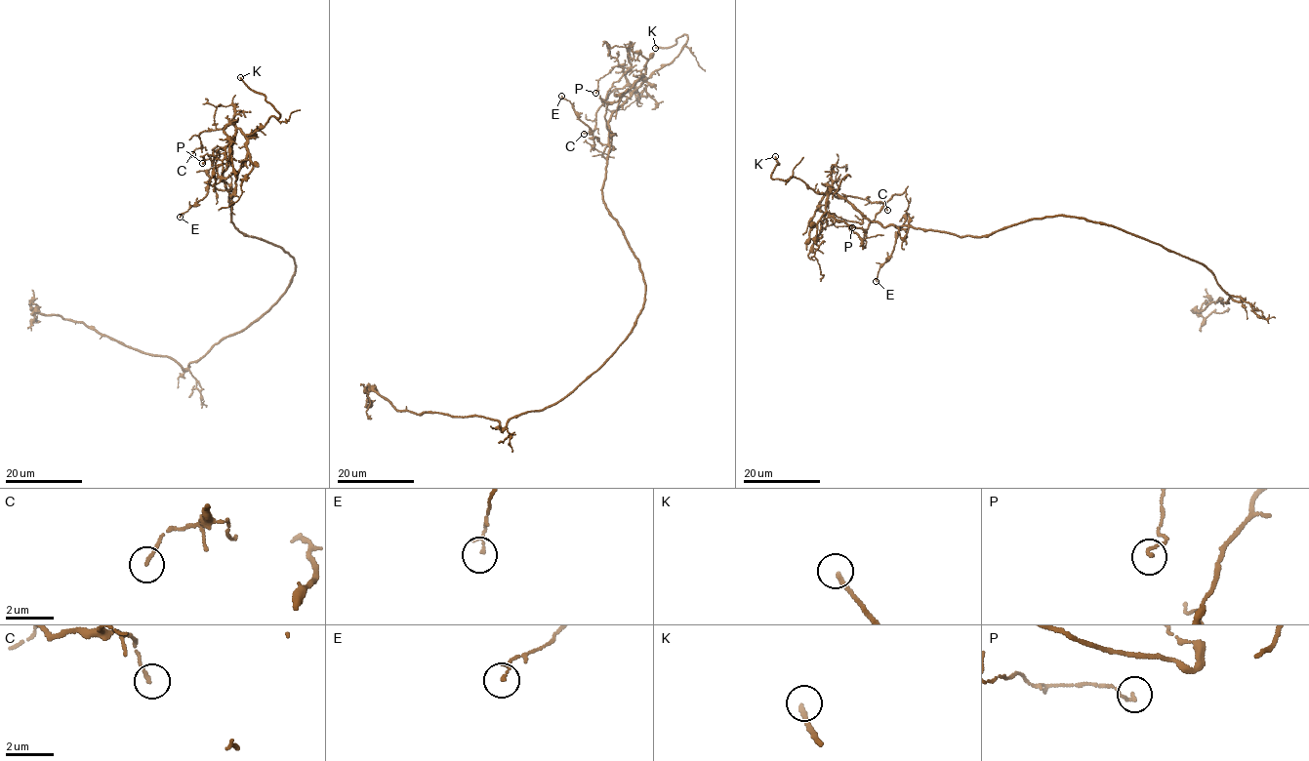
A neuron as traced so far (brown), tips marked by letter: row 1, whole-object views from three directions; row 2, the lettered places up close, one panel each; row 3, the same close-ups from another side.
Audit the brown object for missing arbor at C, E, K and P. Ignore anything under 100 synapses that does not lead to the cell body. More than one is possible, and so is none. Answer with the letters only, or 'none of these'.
K

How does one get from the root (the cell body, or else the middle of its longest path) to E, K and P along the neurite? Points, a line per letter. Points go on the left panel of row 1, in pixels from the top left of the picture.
E: (294, 261), (280, 247), (240, 232), (230, 220), (225, 190), (209, 185), (207, 195), (180, 217)
K: (294, 261), (283, 248), (240, 232), (230, 220), (222, 175), (234, 133), (252, 134), (280, 114), (240, 77)
P: (294, 261), (230, 220), (222, 175), (233, 125), (224, 130), (223, 159), (205, 154), (202, 163)

